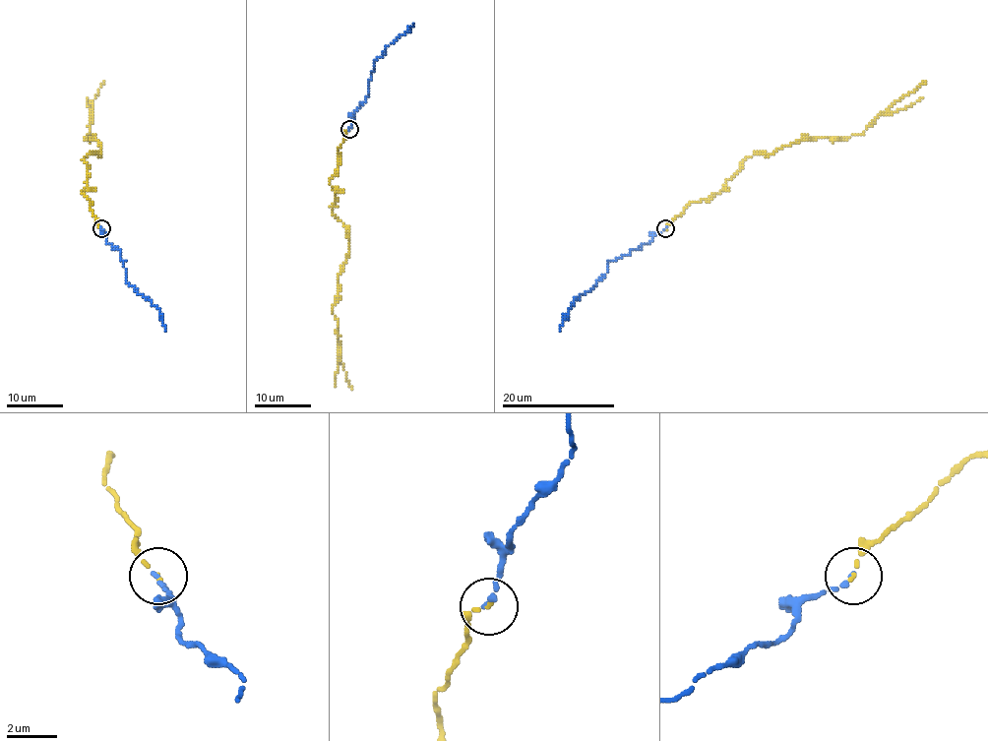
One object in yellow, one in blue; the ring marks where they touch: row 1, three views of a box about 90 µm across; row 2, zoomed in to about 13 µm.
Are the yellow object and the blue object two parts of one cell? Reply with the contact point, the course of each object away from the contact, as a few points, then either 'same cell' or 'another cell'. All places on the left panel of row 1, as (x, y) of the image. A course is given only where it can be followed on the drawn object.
place (101, 228); course yellow (101, 229), (82, 193), (89, 174), (84, 158), (101, 148), (84, 139), (104, 82); course blue (101, 229), (107, 243), (120, 250), (127, 282), (159, 309), (164, 332); same cell

